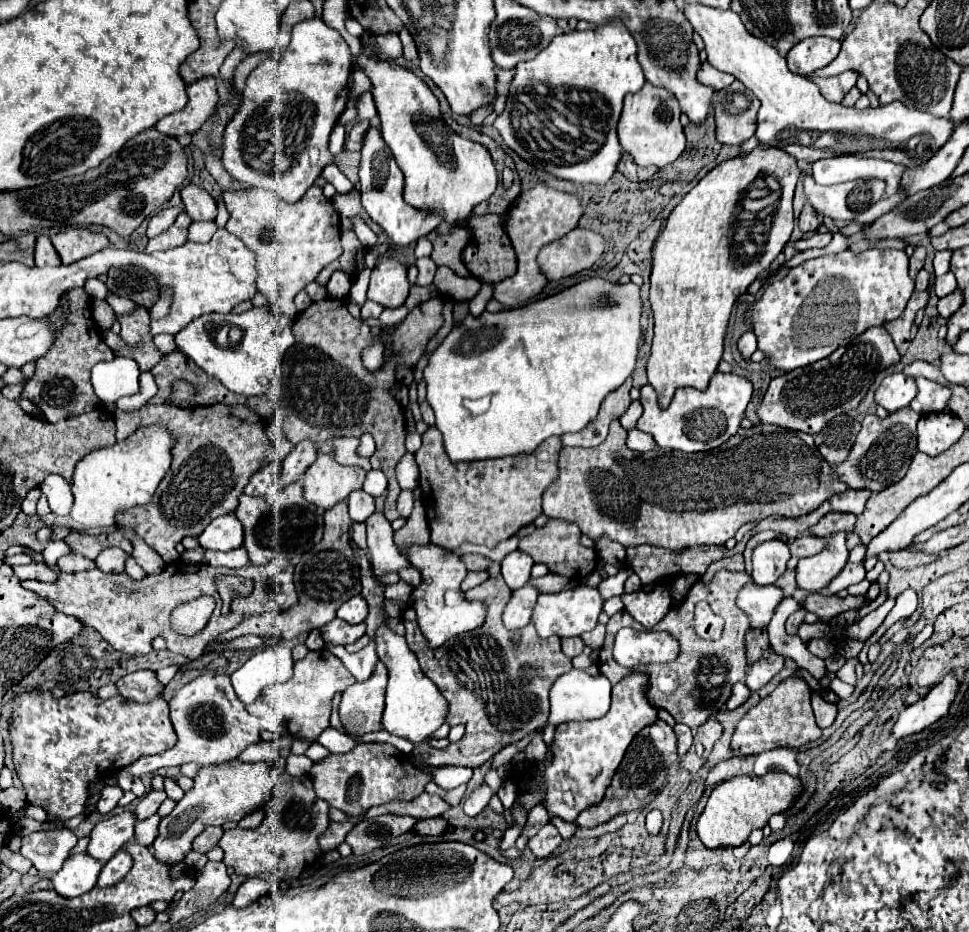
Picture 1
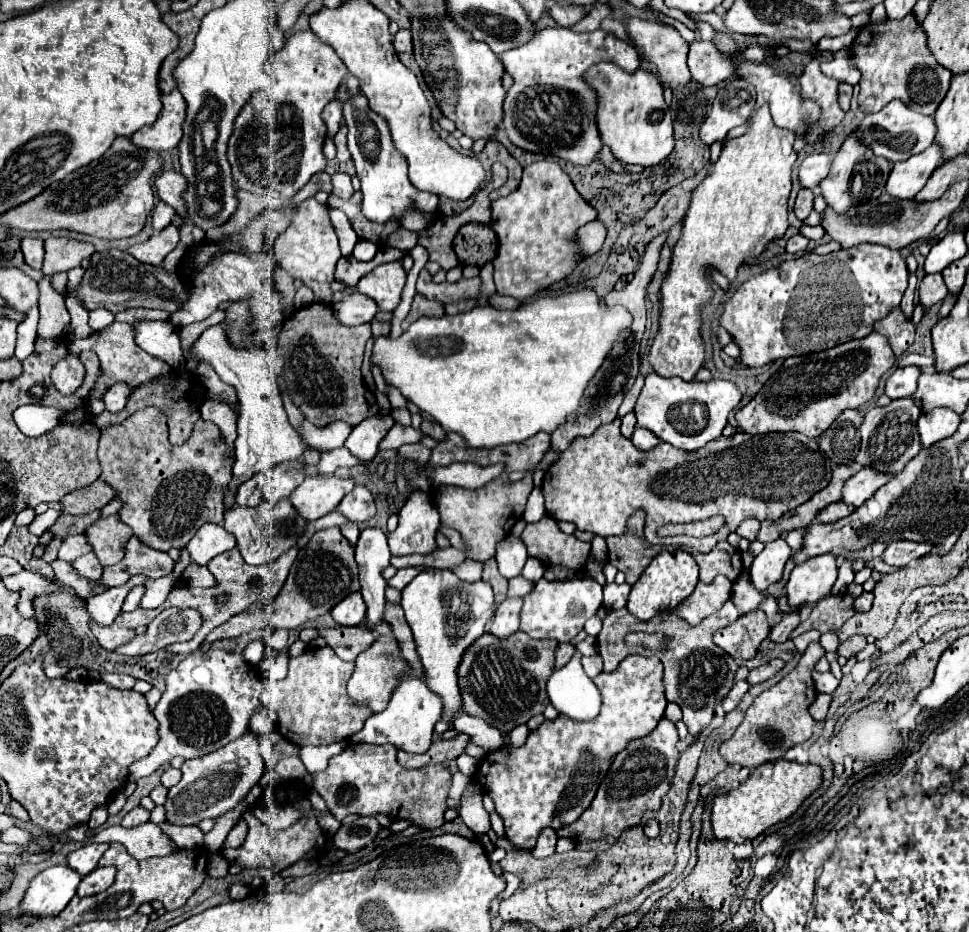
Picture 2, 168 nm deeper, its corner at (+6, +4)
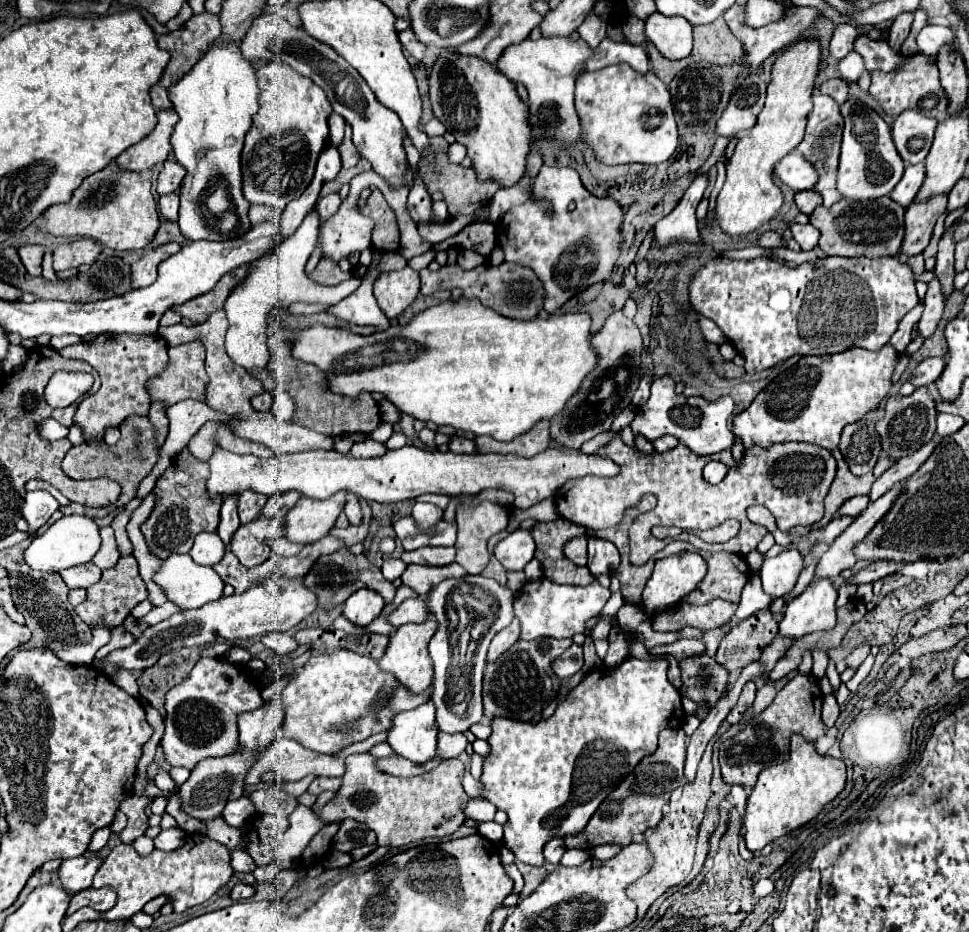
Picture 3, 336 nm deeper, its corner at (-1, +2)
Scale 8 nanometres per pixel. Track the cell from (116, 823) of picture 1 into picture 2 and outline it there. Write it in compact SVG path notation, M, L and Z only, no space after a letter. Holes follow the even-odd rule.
M90 843L86 847L80 847L68 855L66 865L84 877L96 869L96 863L100 861L104 849L108 849L108 843Z

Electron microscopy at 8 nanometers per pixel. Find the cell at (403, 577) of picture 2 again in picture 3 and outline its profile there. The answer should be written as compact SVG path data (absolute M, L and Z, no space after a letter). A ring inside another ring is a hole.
M451 563L451 565L445 565L445 567L409 565L405 569L405 573L401 575L401 581L405 585L413 587L415 593L425 595L443 579L459 579L459 577L465 577L465 575L467 575L467 571L463 571L463 567L459 567L459 563Z

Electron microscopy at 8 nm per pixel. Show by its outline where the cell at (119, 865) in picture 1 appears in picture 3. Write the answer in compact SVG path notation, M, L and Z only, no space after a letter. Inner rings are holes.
M89 887L85 891L79 891L71 897L71 905L69 905L69 913L89 905L97 911L107 911L115 905L115 891L111 891L111 887L101 887L101 889L95 889L95 887Z

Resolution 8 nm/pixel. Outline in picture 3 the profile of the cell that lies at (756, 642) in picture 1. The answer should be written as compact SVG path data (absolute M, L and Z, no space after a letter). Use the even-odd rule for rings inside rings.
M769 609L757 611L755 615L743 619L725 635L717 649L717 663L729 671L747 667L753 661L759 661L759 655L767 643L771 643L779 633L777 621Z

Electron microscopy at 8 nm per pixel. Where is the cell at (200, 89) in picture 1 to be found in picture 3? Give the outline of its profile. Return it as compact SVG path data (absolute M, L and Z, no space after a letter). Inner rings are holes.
M169 107L167 111L157 111L157 119L157 127L145 139L131 145L117 157L119 167L129 171L147 171L167 159L171 151L171 131L177 123L175 109Z

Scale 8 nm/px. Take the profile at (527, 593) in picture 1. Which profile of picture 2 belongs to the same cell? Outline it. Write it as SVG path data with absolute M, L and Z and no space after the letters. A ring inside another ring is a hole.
M520 597L514 599L504 599L498 605L496 617L492 619L492 625L488 625L488 633L494 637L510 637L512 633L518 631L520 623Z

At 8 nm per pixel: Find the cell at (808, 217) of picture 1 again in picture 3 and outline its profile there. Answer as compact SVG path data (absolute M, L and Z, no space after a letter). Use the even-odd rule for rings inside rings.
M813 189L811 191L799 191L795 195L795 203L797 203L797 207L799 207L801 213L811 215L815 211L815 207L821 205L821 195L817 191L813 191Z

